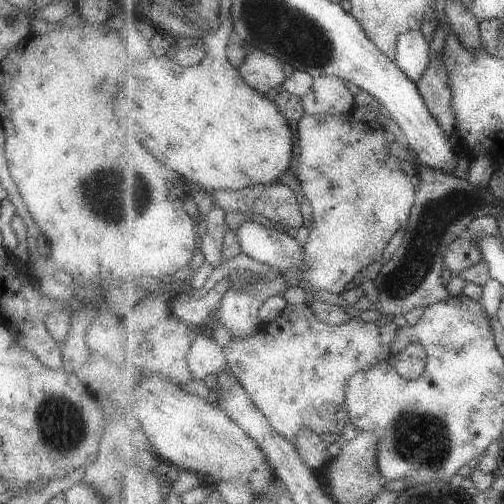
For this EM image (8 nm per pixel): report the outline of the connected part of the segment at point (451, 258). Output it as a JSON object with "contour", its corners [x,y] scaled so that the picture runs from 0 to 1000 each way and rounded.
{"contour":[[[933,470],[907,474],[885,504],[885,526],[899,548],[915,548],[919,538],[958,520],[962,510],[948,484]]]}

